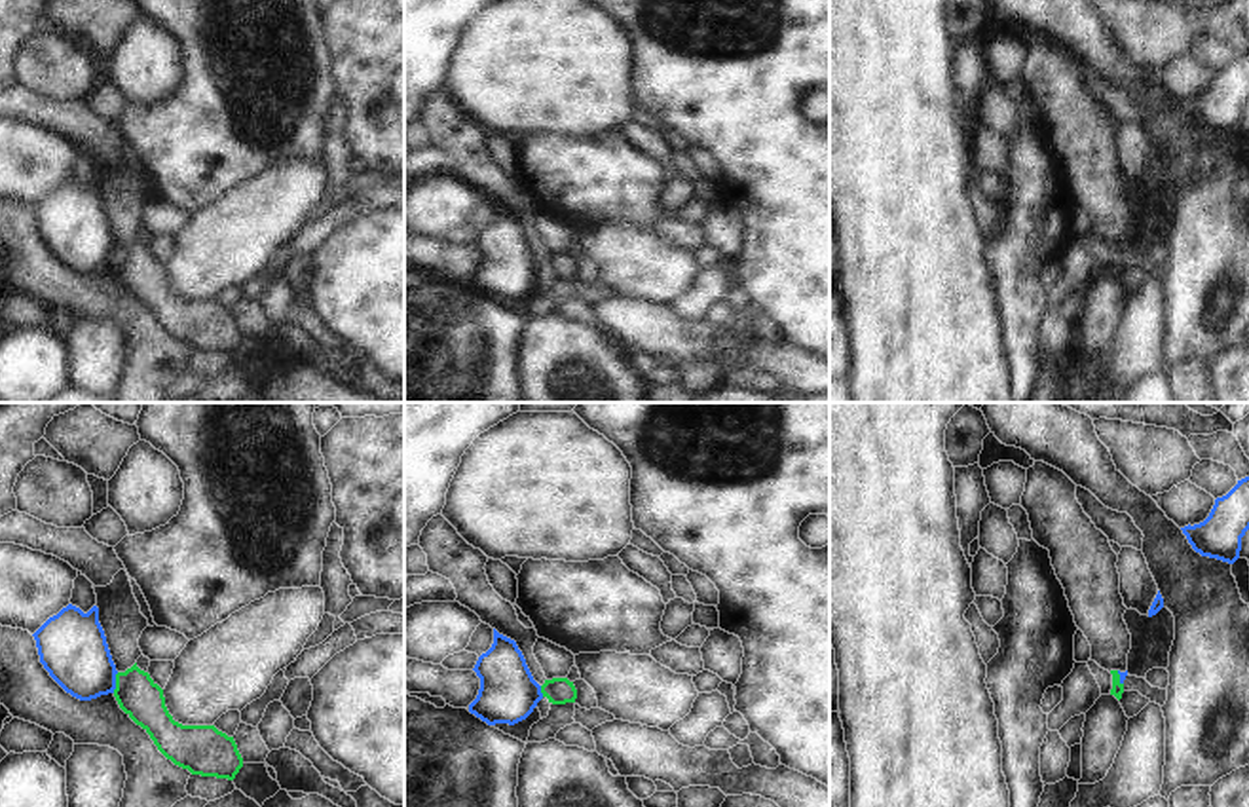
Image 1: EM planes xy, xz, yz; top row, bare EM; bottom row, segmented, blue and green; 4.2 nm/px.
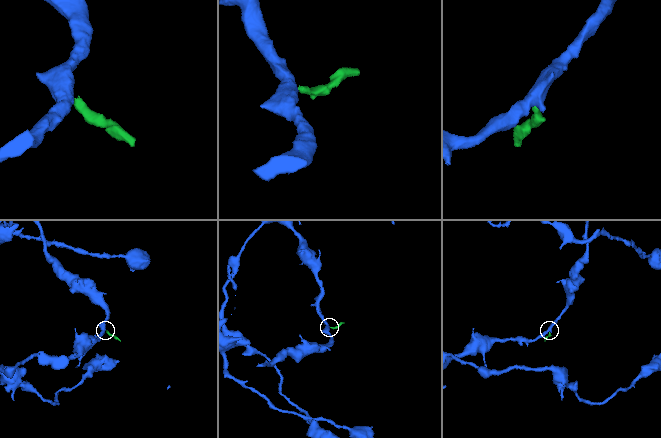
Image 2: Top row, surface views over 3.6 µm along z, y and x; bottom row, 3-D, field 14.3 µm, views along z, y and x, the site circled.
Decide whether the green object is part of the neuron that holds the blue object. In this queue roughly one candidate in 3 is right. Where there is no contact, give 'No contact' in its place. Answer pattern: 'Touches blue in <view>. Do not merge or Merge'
Touches blue in xy. Do not merge

